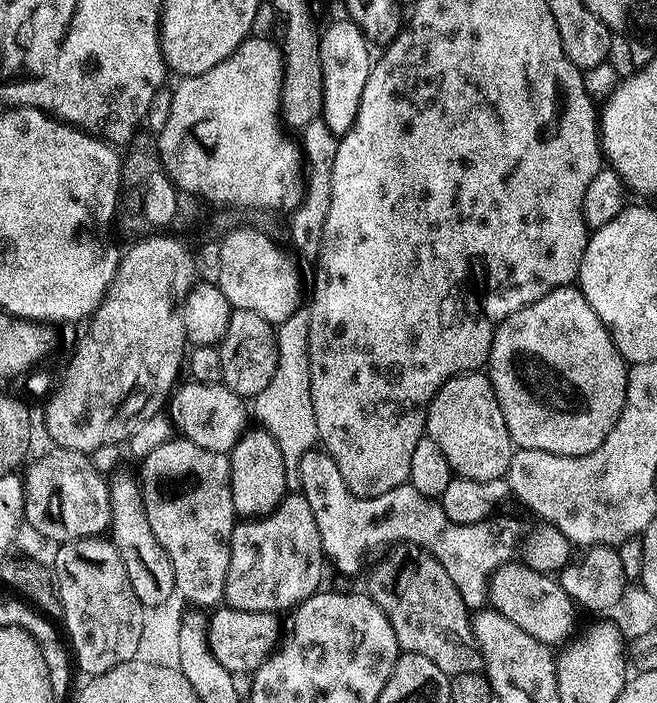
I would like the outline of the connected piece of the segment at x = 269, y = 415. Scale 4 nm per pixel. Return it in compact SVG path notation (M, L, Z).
M299 315L292 316L284 324L279 325L278 338L278 370L274 370L274 378L270 378L270 386L262 390L254 398L256 416L260 419L259 427L272 435L276 448L282 454L286 489L289 493L300 492L300 463L302 454L313 451L317 447L316 419L314 418L314 402L310 398L310 362L308 361L308 321Z

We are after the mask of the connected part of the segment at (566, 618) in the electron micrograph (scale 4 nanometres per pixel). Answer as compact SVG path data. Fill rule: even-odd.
M505 562L491 573L486 584L486 600L498 614L510 618L514 626L522 626L522 630L526 630L526 634L534 637L539 644L560 646L570 636L568 631L572 628L574 601L566 588L552 580L555 579L551 575L535 572L527 563Z

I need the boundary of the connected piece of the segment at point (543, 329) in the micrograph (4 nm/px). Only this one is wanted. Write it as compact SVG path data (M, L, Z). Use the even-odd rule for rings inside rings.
M576 286L556 288L550 294L538 298L538 302L527 304L522 310L499 321L496 331L492 333L492 349L486 365L488 381L494 386L498 406L502 406L502 418L506 418L506 430L510 430L513 445L517 449L542 450L559 456L585 456L598 450L598 446L602 446L606 434L610 434L610 430L614 430L614 422L618 422L618 418L622 414L622 406L626 402L628 370L629 365L622 358L618 346L614 346L607 326L602 322L602 318L598 318L598 314L594 314L594 306L590 306L590 302L586 302L586 298Z

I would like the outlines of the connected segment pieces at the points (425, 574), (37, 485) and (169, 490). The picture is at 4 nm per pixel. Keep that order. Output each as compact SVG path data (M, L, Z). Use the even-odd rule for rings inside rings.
M396 542L387 551L389 552L373 566L372 573L368 576L366 592L390 622L401 653L413 652L422 654L422 658L430 658L430 662L434 662L434 666L438 666L438 670L442 670L450 678L481 671L484 659L480 656L480 648L472 634L470 609L464 604L462 594L458 586L454 586L450 574L446 574L442 562L438 562L438 558L416 544Z
M56 448L45 456L40 456L32 465L27 465L28 473L23 473L24 487L24 520L29 529L38 530L47 539L55 542L65 540L84 540L88 536L100 536L110 528L108 484L100 477L100 472L91 464L89 457L83 452Z
M171 438L143 457L141 464L144 465L138 471L138 479L144 493L146 518L154 538L162 542L162 550L166 550L166 555L170 557L170 566L174 566L176 592L192 603L189 605L200 610L219 605L224 598L232 537L238 524L232 502L232 466L229 457L223 452L211 452L183 438Z

